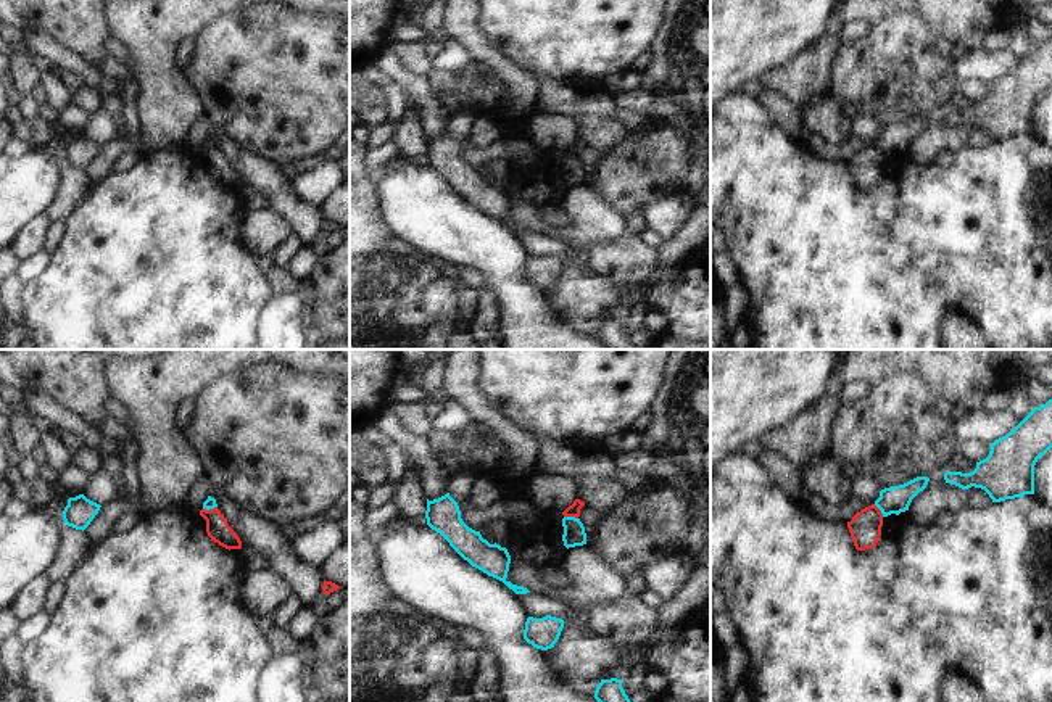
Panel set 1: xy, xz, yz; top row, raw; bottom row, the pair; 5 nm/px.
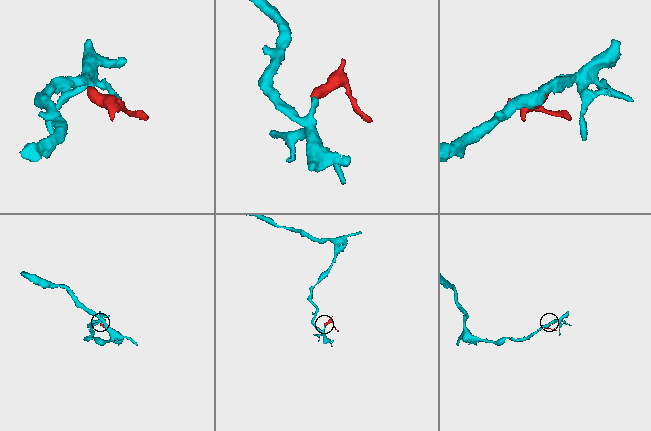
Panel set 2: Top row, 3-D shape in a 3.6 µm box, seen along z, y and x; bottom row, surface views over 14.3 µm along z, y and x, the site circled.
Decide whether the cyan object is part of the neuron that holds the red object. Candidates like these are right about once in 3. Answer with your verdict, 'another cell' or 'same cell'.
another cell

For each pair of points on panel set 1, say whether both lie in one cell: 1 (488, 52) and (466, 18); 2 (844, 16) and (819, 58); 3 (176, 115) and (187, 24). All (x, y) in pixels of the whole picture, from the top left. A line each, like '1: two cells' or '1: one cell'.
1: one cell
2: one cell
3: one cell

